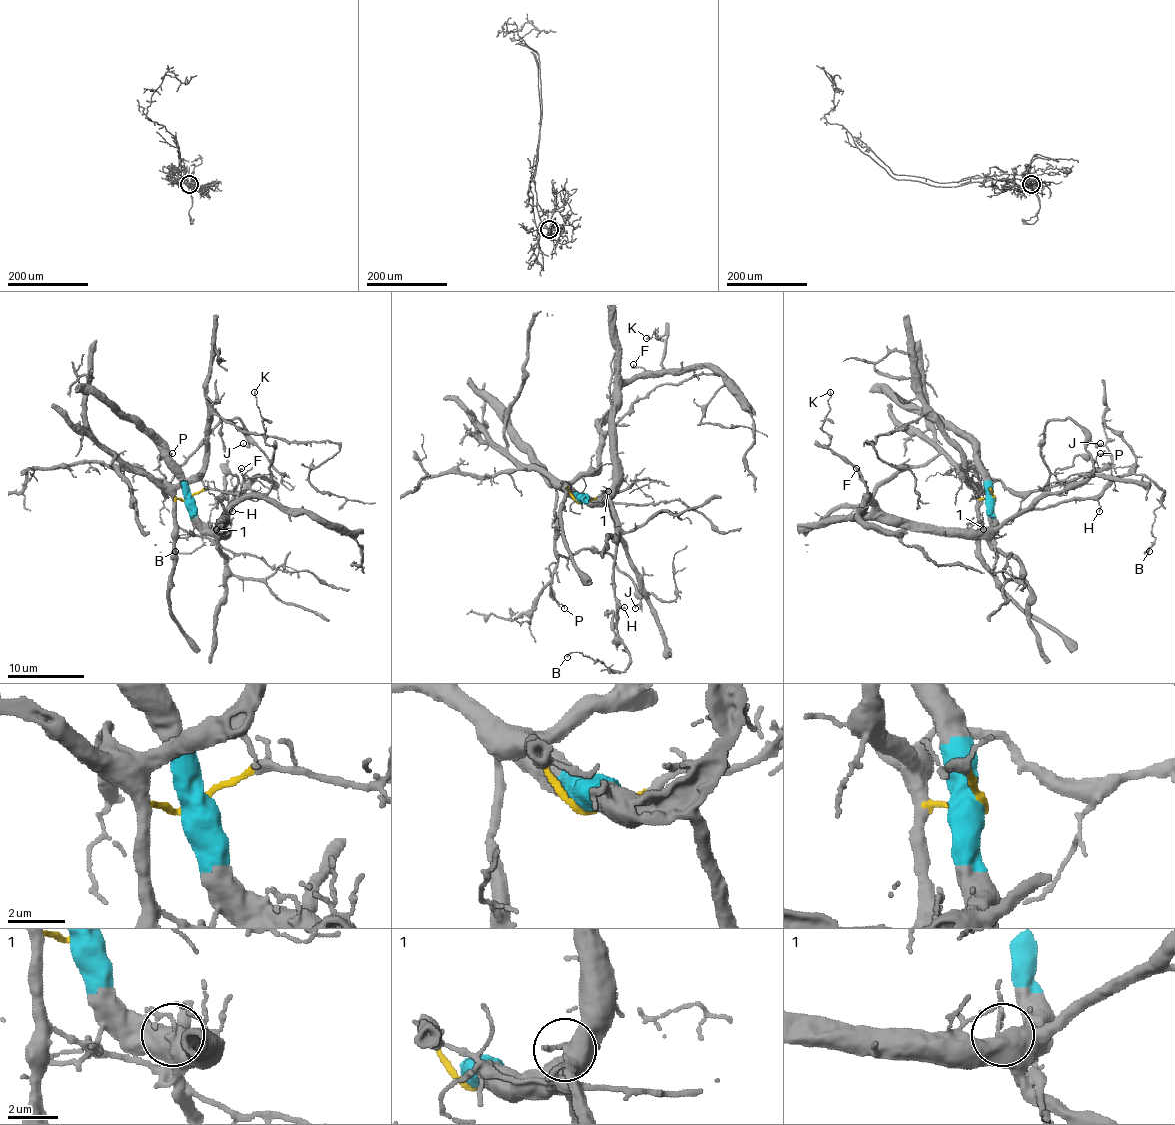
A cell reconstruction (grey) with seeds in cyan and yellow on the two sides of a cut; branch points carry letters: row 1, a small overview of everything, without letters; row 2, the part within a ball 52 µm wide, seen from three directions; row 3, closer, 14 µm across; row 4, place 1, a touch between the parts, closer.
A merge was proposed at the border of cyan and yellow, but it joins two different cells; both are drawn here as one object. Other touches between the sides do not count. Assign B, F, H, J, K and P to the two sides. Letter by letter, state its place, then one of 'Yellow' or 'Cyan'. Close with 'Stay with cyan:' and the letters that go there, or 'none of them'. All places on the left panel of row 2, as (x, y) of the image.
B: Place: (175, 551). Cyan
F: Place: (241, 468). Cyan
H: Place: (232, 511). Cyan
J: Place: (243, 443). Yellow
K: Place: (254, 392). Cyan
P: Place: (172, 453). Yellow
Stay with cyan: B, F, H, K

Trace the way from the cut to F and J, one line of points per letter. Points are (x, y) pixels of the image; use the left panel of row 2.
F: (188, 498), (190, 510), (222, 531), (226, 514), (234, 506), (262, 496), (268, 491), (241, 473), (241, 468)
J: (188, 498), (172, 495), (165, 479), (163, 491), (222, 420), (238, 418), (249, 441), (245, 447), (243, 443)

